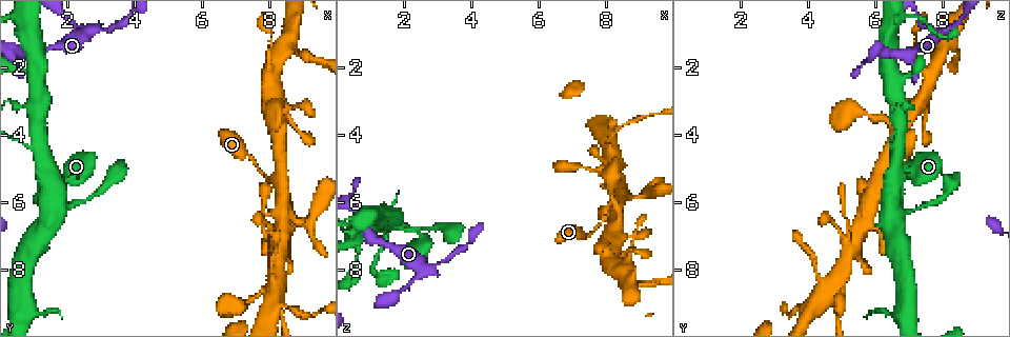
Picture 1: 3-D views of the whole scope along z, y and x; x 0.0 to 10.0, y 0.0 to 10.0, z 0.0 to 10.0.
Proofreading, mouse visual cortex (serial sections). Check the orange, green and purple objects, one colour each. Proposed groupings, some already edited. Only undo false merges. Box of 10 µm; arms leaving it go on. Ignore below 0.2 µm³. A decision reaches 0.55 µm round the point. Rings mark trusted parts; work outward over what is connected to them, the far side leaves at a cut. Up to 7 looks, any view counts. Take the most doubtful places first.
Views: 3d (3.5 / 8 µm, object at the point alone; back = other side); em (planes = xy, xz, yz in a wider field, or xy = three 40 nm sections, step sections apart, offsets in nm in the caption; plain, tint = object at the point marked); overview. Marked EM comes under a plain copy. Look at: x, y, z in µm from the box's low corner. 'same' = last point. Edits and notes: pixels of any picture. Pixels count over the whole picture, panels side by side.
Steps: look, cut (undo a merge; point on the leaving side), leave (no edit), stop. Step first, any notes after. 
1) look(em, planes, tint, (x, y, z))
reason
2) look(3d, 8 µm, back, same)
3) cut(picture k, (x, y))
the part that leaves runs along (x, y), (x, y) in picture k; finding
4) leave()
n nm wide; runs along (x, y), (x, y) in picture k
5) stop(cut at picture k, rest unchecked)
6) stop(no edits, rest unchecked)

look(3d, 3.5 µm, (3.00, 0.85, 7.85))
side arm on a straight run

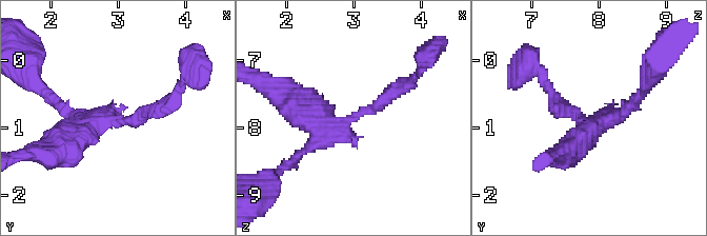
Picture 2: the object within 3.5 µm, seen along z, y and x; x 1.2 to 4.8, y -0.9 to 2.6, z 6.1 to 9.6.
leave()
arms of 200, 250, 400 nm; runs along (65, 146), (176, 97) in picture 2; one cell here

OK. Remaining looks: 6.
look(3d, 3.5 µm, back, (7.65, 5.00, 6.90))
thin neck

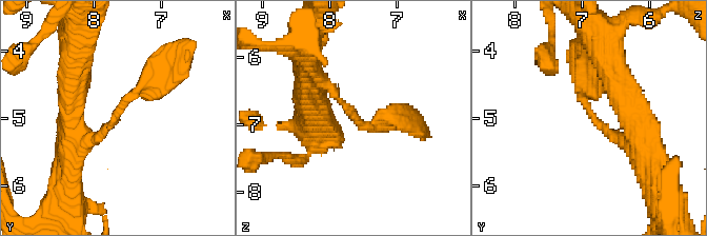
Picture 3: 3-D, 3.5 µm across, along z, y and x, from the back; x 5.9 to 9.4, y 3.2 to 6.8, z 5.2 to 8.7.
look(em, xy, step 1, tint, (7.65, 4.95, 6.85))

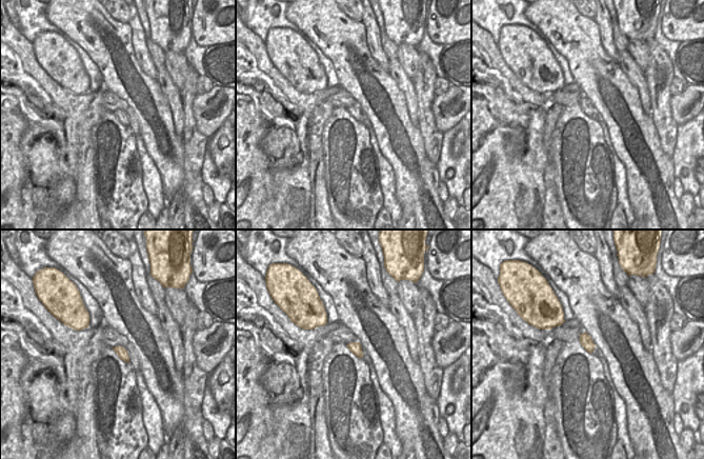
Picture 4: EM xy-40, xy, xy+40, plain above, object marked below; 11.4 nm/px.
leave()
runs along (165, 74), (133, 93), (98, 138), (75, 144) in picture 3; one cell here

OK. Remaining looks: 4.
look(3d, 3.5 µm, (8.55, 6.45, 5.85))
side arm on a straight run

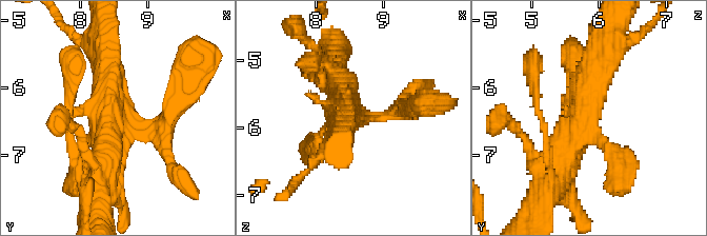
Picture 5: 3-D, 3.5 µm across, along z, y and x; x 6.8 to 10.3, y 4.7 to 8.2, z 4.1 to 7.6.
look(em, xy, step 3, tint, (8.60, 6.45, 5.85))

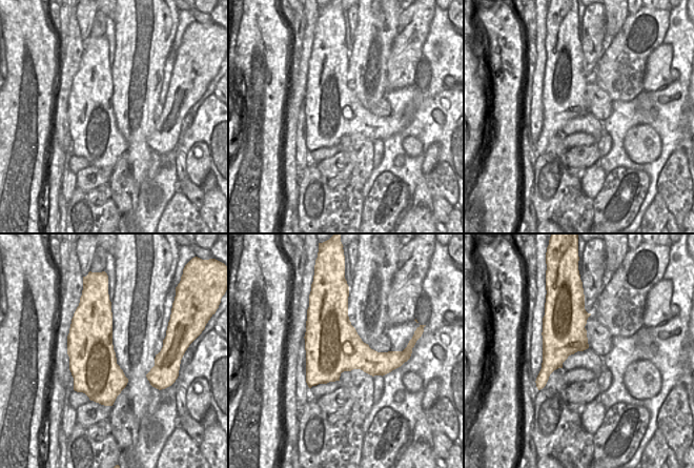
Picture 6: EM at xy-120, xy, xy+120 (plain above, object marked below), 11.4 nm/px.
look(em, xy, step 1, tint, same)
cut it another way

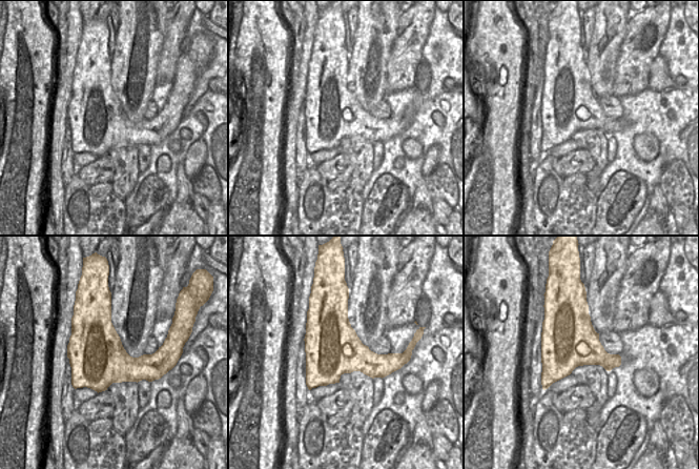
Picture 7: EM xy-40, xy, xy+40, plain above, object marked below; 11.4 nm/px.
leave()
650 nm wide; runs along (611, 46), (594, 66), (554, 176) in picture 5; one cell here

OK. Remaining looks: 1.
stop(no edits, rest unchecked)

